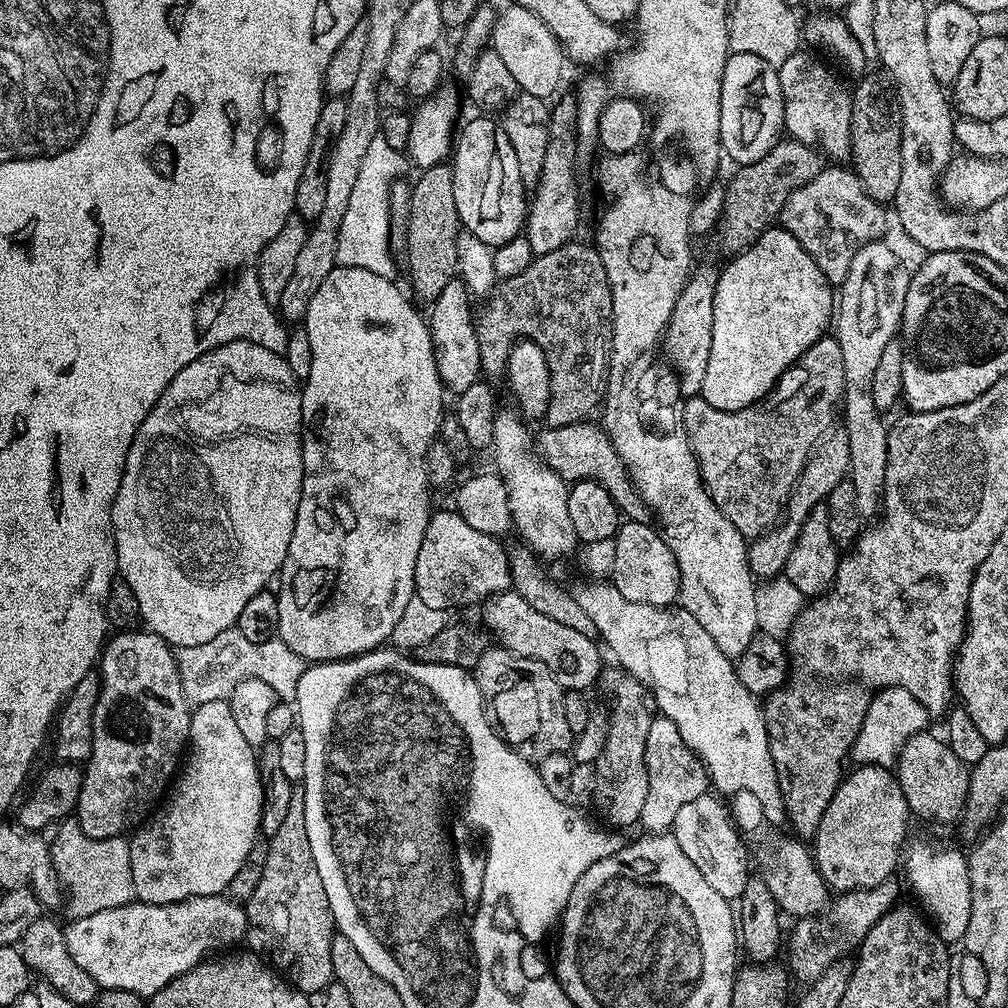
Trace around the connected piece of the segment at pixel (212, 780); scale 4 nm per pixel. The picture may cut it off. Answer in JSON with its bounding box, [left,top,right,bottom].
[128,700,264,904]

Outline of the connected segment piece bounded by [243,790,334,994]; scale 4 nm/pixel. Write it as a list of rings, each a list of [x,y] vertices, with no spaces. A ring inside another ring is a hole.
[[[293,791],[290,807],[286,809],[286,818],[279,827],[278,834],[267,837],[266,847],[268,853],[262,866],[262,878],[258,878],[258,886],[254,886],[254,894],[250,894],[250,898],[243,905],[248,919],[247,947],[261,960],[271,965],[299,992],[323,993],[324,989],[334,980],[330,966],[330,946],[334,935],[334,925],[330,902],[326,898],[326,890],[322,886],[322,878],[318,878],[318,866],[314,866],[310,838],[306,838],[303,791]]]

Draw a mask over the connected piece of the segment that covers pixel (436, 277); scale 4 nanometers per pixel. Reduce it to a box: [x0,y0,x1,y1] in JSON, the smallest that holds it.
[408,162,462,302]

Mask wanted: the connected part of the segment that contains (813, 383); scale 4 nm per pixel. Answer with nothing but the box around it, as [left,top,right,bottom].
[684,334,843,538]

